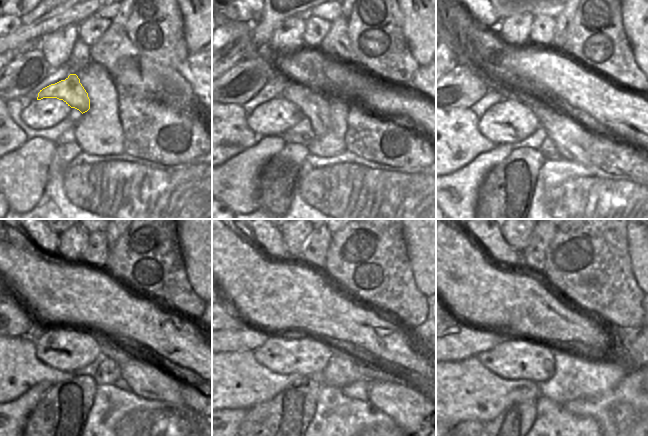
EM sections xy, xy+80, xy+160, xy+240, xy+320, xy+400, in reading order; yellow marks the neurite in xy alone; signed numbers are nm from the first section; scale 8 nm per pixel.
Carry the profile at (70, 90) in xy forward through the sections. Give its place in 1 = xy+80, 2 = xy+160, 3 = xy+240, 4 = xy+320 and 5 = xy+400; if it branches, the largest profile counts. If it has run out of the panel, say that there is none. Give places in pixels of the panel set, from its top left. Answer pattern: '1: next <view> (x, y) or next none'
1: next xy+80 (315, 105)
2: next xy+160 (572, 140)
3: next xy+240 (145, 382)
4: next xy+320 (406, 406)
5: next xy+400 (628, 416)

